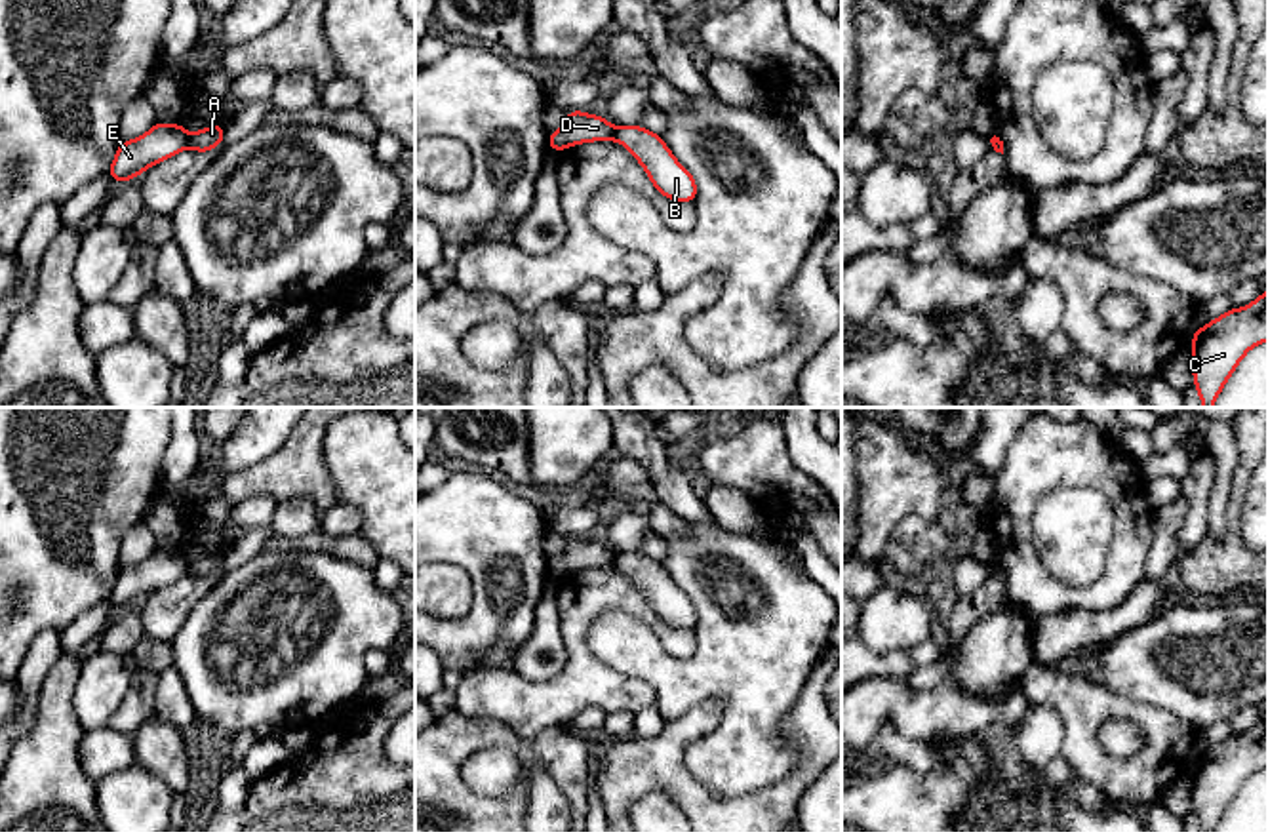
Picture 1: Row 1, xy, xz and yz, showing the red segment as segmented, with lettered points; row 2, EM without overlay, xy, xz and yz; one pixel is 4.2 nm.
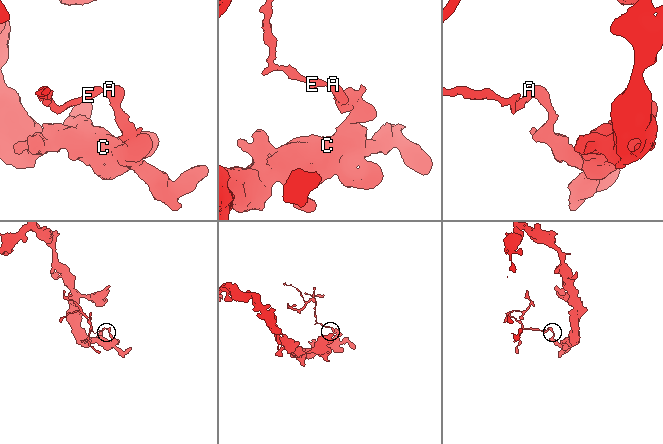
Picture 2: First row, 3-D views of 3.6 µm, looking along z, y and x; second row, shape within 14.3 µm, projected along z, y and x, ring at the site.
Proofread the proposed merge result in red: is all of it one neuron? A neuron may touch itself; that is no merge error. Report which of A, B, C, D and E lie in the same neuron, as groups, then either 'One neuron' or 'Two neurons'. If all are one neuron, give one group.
Groups: A B C / D E. Two neurons

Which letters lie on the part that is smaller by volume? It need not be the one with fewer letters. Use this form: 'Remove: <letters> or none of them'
Remove: D, E

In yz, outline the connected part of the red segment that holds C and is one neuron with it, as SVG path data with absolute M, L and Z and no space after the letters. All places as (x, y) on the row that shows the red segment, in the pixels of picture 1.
M1268 289L1243 308L1230 308L1192 335L1192 373L1203 407L1213 407L1243 356L1268 341Z

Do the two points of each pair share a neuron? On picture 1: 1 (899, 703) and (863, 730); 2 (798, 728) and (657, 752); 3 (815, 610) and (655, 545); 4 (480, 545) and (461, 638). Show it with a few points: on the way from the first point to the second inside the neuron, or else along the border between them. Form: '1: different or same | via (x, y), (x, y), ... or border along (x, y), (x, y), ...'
1: same | via (890, 703), (872, 720)
2: same | via (800, 777), (768, 810), (707, 810), (699, 802)
3: different | border along (665, 539), (667, 553), (659, 560)
4: same | via (480, 568), (482, 615)

